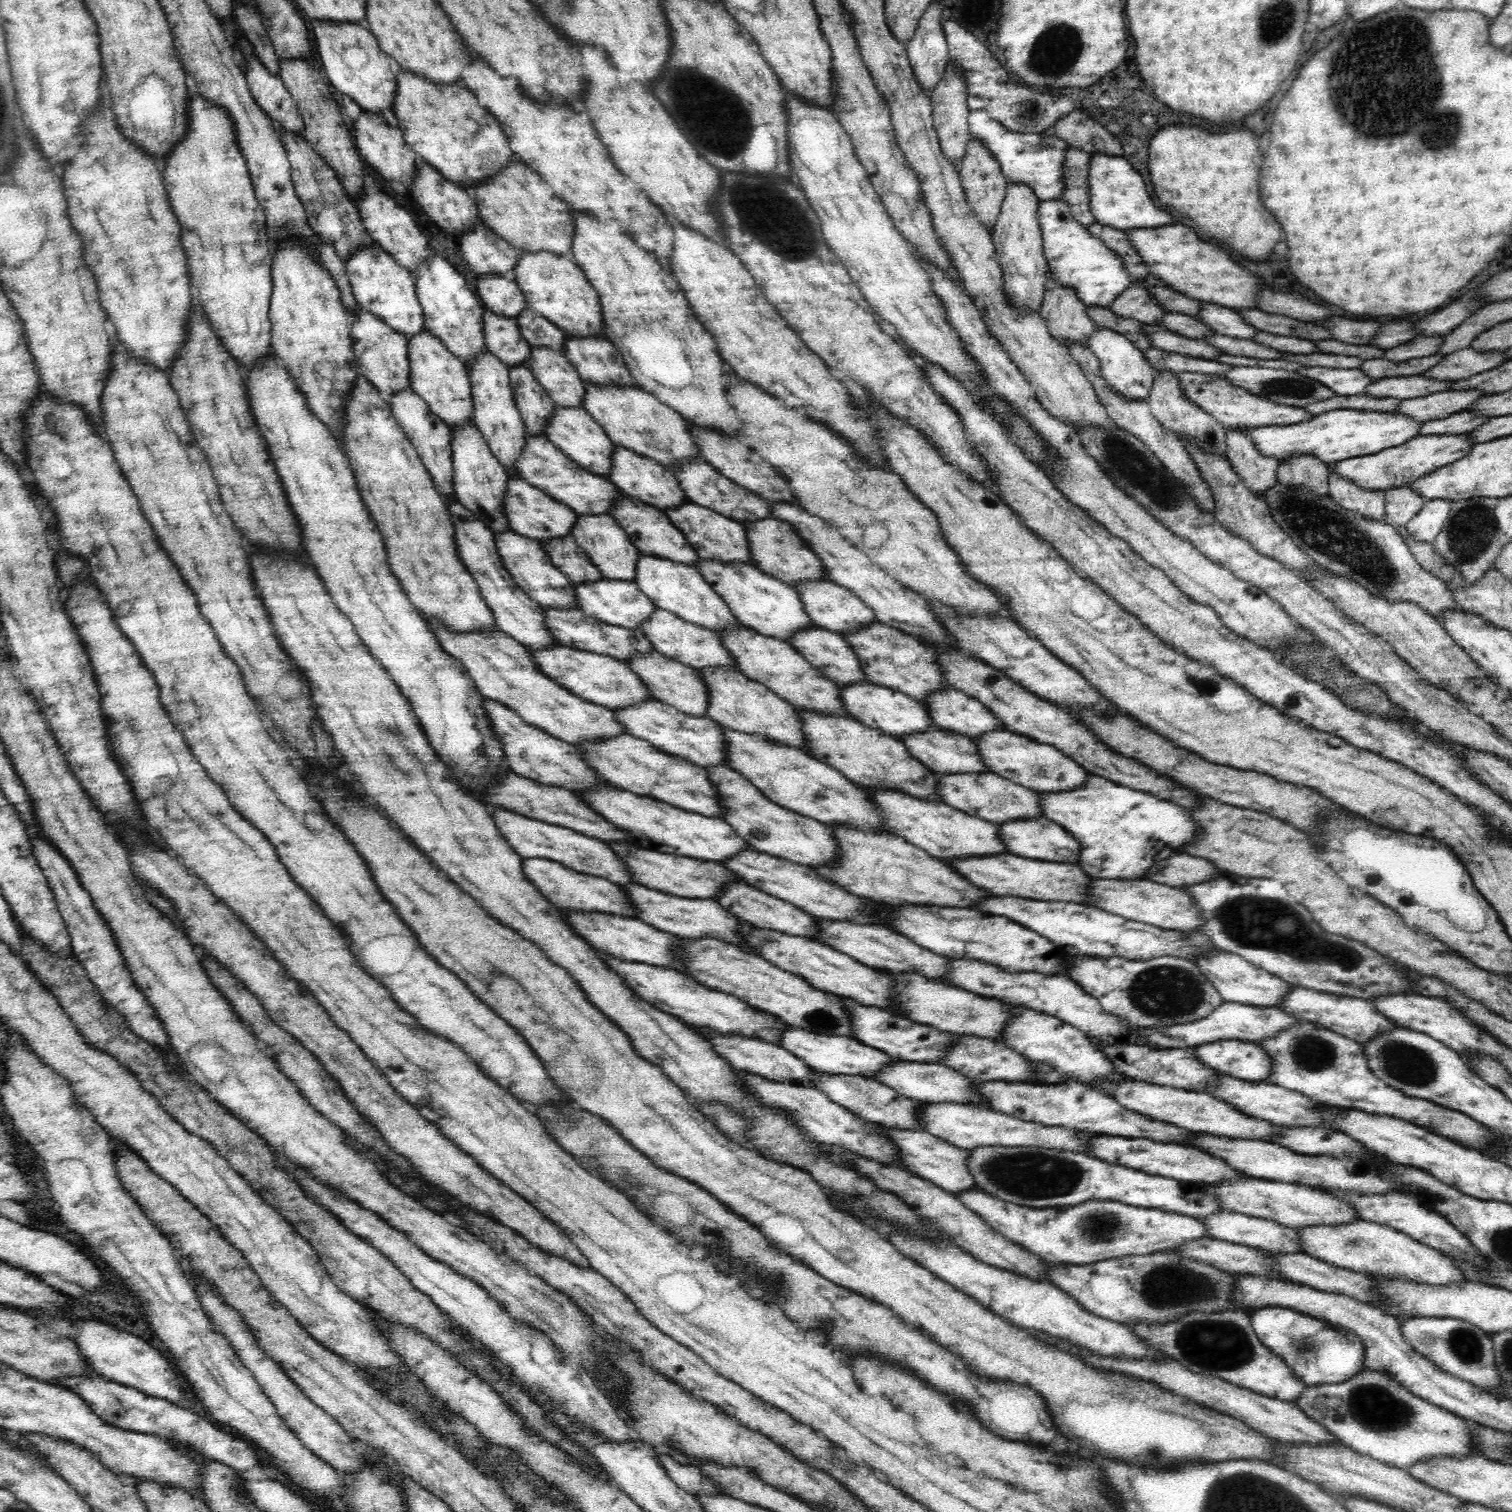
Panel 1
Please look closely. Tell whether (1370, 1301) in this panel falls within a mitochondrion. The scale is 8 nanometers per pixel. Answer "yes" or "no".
no

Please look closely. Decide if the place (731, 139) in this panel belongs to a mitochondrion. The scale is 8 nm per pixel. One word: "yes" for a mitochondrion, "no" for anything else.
yes

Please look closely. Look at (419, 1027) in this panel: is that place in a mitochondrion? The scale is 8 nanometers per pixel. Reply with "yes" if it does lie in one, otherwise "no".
no

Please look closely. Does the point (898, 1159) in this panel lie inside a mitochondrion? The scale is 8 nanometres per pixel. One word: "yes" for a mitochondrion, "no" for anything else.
no

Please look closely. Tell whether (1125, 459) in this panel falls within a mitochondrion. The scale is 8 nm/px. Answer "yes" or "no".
yes

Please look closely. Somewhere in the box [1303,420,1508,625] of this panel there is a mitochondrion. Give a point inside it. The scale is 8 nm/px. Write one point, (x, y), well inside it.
(1471, 532)

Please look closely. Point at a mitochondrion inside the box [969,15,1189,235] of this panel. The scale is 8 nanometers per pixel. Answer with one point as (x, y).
(1061, 40)

